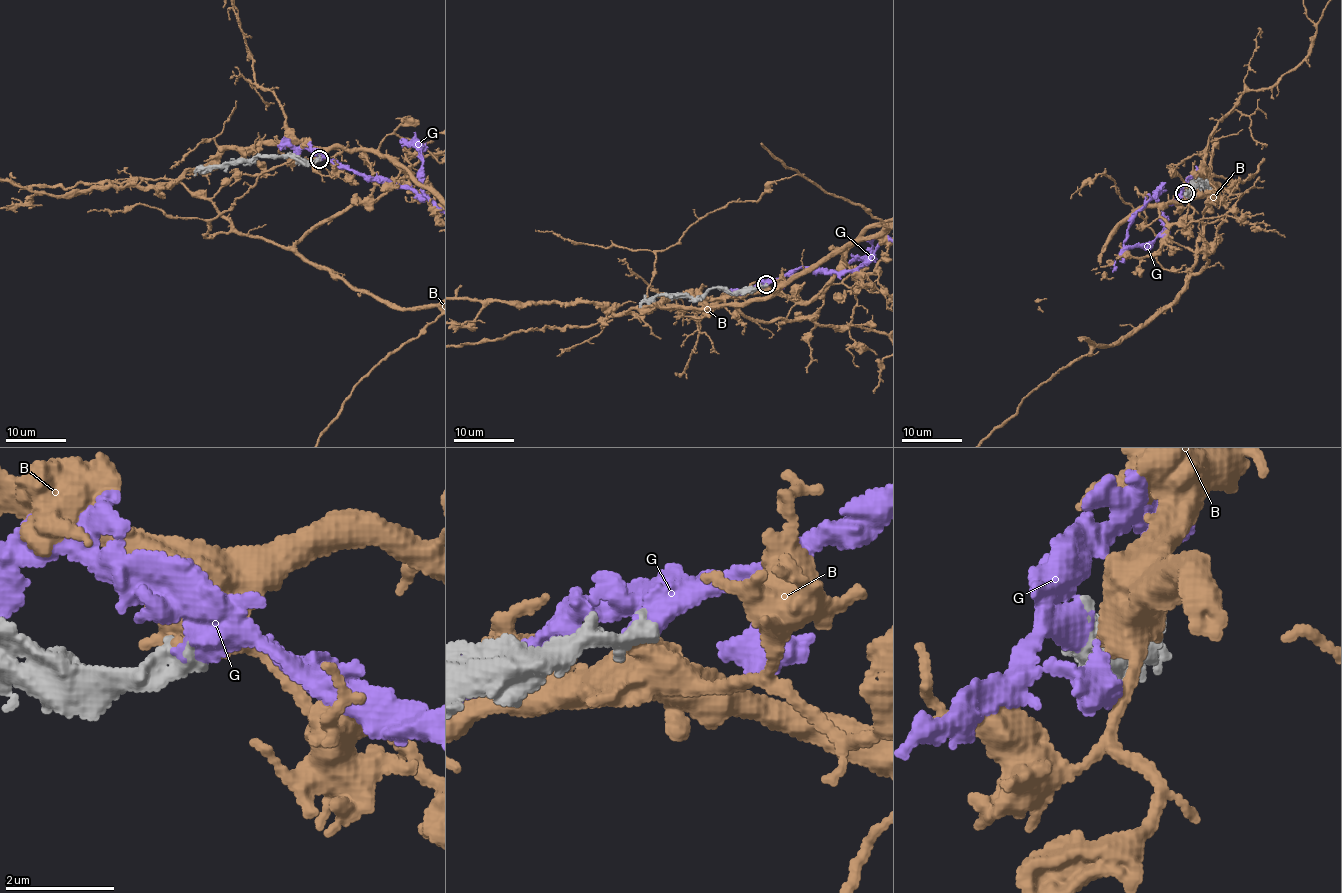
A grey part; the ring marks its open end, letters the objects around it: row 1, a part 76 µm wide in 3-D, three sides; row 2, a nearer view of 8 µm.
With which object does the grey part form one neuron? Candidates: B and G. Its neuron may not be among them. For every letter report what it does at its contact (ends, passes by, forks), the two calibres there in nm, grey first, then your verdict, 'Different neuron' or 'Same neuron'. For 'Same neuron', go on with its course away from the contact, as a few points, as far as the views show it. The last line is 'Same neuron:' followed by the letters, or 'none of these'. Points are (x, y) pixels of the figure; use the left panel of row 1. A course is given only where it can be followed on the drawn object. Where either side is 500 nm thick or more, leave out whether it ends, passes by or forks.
B: It passes by. Thickness 380 nm (grey) against 440 nm. Different neuron
G: Thickness 380 nm (grey) against 550 nm. Same neuron
Same neuron: G

